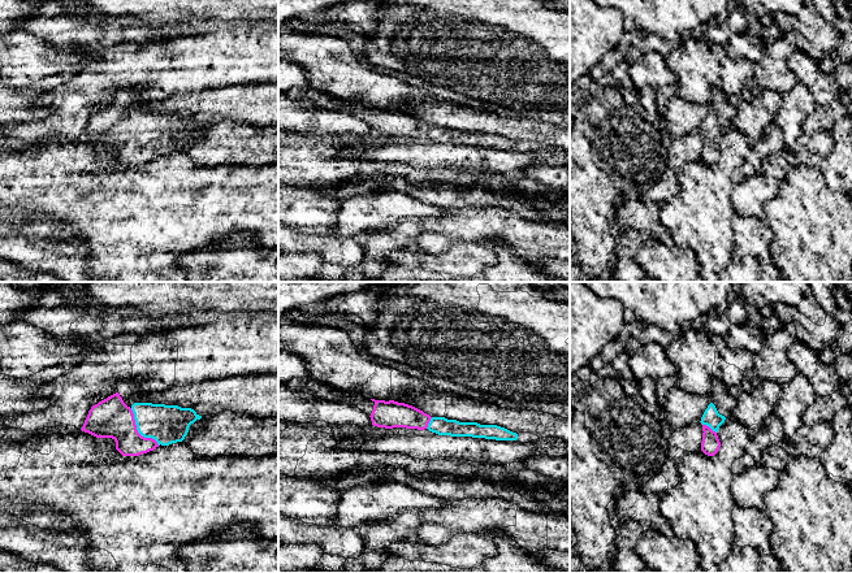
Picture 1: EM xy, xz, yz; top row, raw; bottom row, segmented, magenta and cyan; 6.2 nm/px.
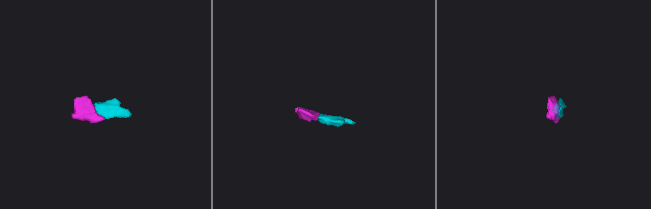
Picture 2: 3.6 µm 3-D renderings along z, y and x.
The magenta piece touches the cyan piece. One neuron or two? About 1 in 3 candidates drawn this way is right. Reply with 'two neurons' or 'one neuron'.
one neuron

